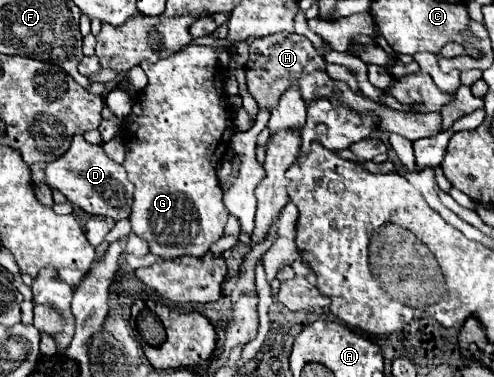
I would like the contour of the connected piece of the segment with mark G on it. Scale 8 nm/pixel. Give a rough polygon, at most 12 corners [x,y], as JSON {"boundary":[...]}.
{"boundary":[[230,53],[140,63],[124,119],[132,231],[204,257],[228,211]]}

